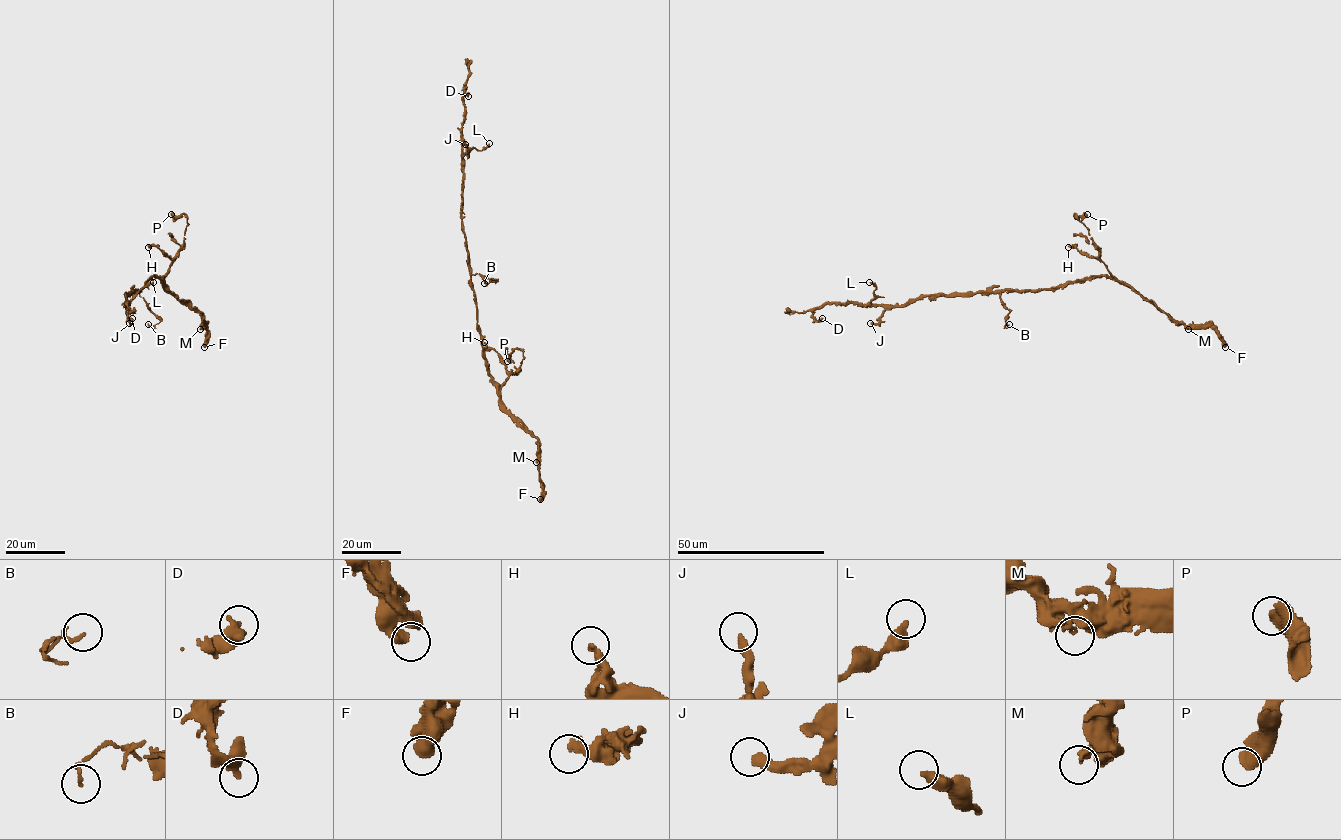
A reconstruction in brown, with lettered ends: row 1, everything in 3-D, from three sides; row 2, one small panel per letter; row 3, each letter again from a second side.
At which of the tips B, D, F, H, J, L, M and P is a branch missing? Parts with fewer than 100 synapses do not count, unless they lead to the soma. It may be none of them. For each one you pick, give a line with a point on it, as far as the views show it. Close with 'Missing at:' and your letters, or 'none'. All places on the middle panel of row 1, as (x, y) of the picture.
Missing at: none

